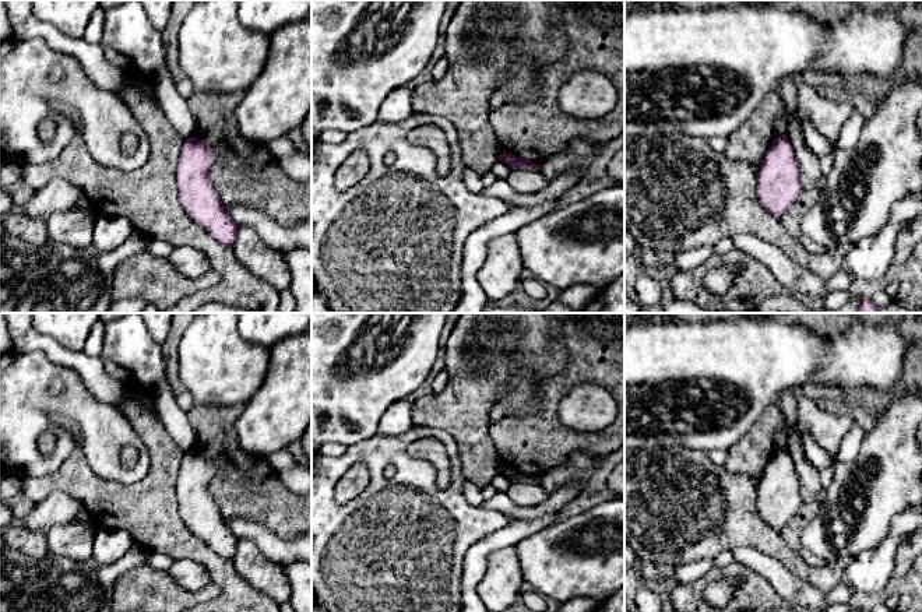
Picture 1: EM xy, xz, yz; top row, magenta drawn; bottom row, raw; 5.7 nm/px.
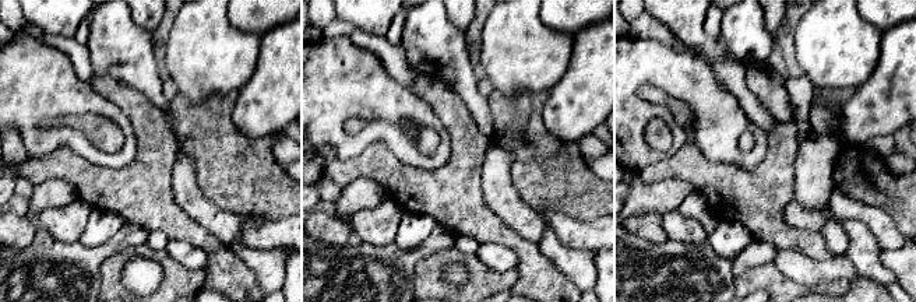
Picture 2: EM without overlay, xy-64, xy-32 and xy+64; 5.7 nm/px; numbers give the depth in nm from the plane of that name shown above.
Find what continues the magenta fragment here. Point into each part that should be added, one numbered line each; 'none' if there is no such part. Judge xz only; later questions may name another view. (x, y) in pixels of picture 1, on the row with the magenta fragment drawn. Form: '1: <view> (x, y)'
none

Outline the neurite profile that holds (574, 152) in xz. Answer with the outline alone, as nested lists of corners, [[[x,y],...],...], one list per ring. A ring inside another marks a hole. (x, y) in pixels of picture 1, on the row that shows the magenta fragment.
[[[578,138],[567,147],[538,163],[538,170],[546,177],[548,183],[555,182],[559,176],[578,165],[584,158],[592,154],[595,143]]]

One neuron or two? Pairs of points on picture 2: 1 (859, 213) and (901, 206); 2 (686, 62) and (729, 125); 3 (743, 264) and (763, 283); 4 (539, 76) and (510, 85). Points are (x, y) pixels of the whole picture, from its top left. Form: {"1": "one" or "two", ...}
{"1": "two", "2": "one", "3": "two", "4": "one"}

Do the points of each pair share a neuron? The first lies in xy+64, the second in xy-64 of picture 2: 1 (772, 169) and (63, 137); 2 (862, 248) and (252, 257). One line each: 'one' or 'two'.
1: two
2: one

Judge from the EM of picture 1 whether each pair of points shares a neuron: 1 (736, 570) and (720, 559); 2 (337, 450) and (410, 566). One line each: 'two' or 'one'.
1: two
2: two

